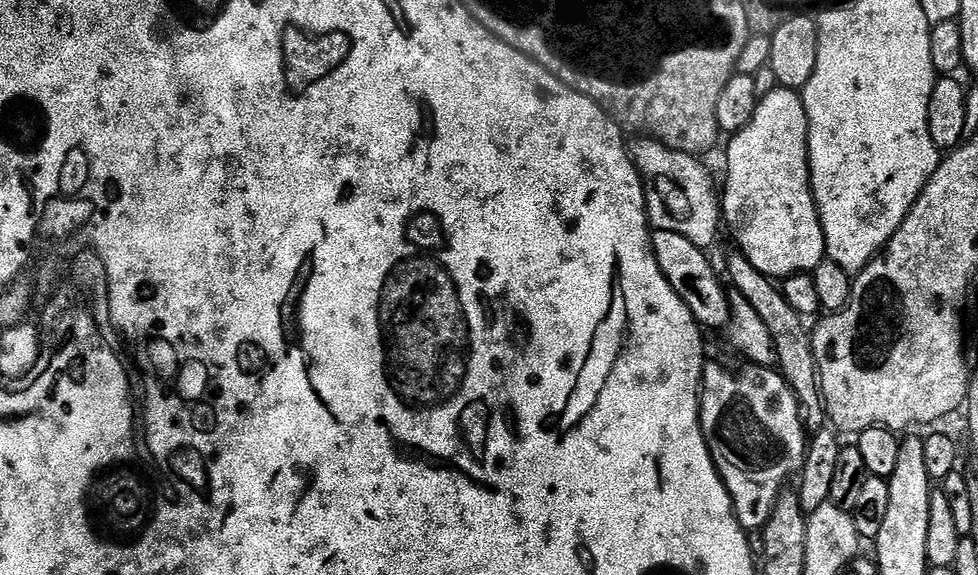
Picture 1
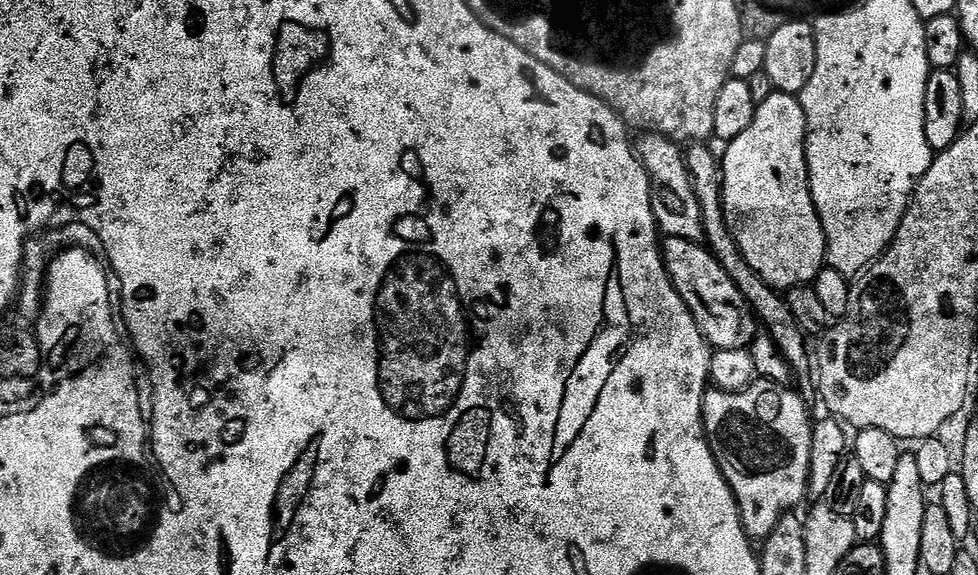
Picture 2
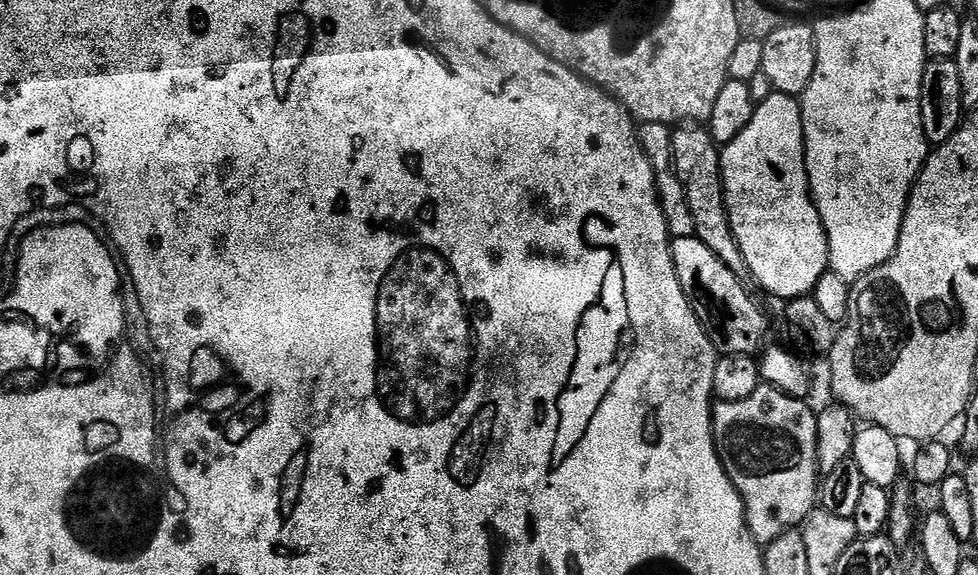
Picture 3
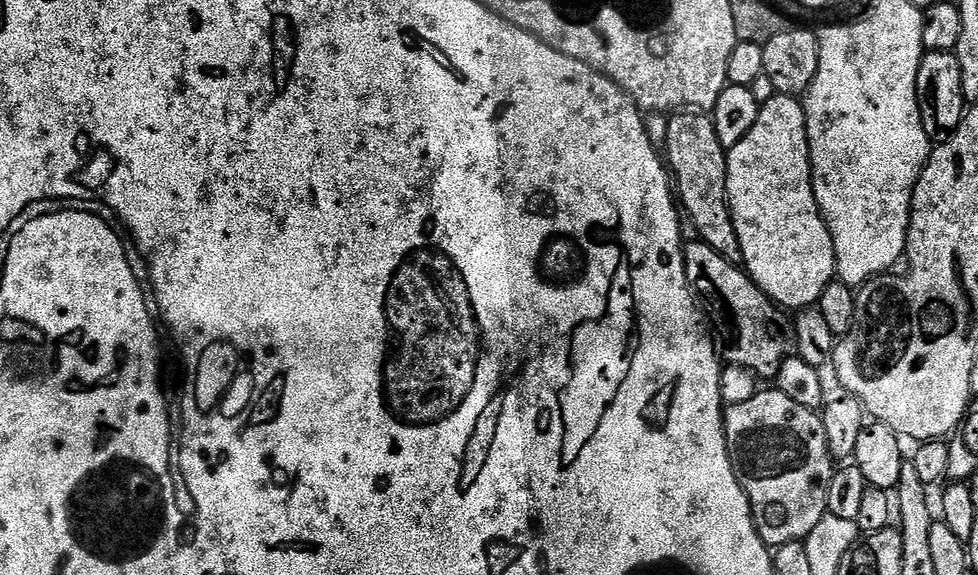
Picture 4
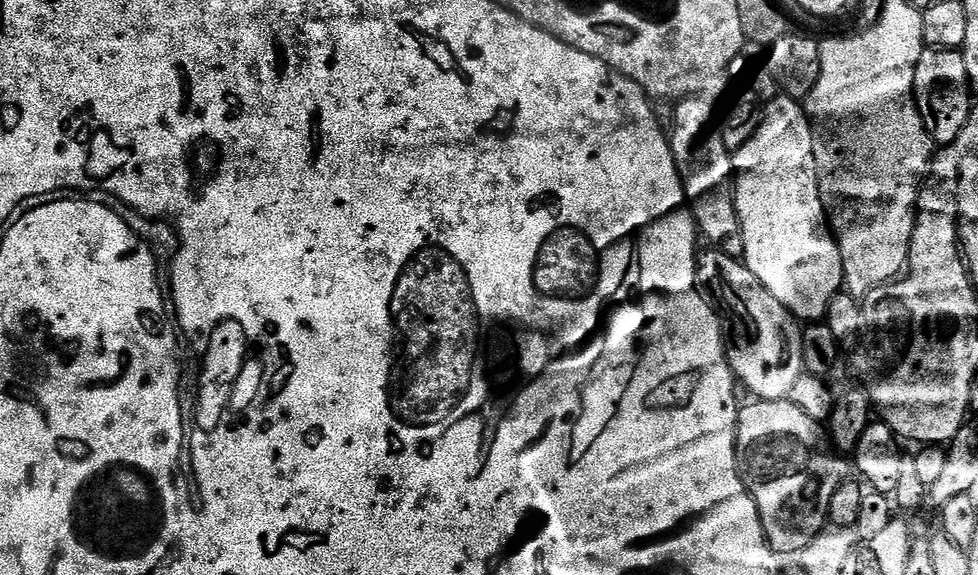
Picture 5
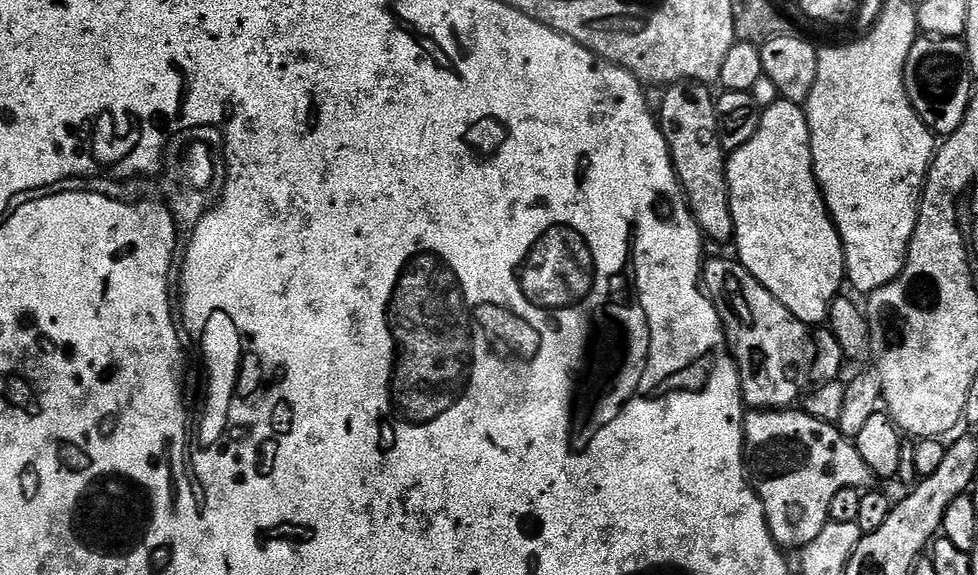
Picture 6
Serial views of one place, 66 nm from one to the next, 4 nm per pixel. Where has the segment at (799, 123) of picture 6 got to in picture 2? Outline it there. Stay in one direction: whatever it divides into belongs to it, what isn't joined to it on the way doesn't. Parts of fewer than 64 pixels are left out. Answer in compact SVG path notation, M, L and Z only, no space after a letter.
M773 91L766 102L757 104L754 122L750 122L749 128L738 134L738 138L727 141L725 148L728 149L724 156L722 152L724 213L730 234L734 234L746 262L750 262L760 277L777 290L811 285L826 264L824 231L808 181L808 163L804 149L807 133L806 114L799 99L785 92Z

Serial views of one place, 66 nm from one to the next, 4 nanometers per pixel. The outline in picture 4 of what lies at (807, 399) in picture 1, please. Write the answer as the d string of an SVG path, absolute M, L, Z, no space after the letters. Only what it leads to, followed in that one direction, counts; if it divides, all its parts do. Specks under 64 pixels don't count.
M680 110L669 115L664 148L679 207L687 219L688 216L692 219L700 235L697 237L718 250L722 258L733 262L743 261L742 242L738 242L738 230L734 230L732 211L728 205L728 153L722 142L718 142L718 130L714 130L711 115L704 110Z

